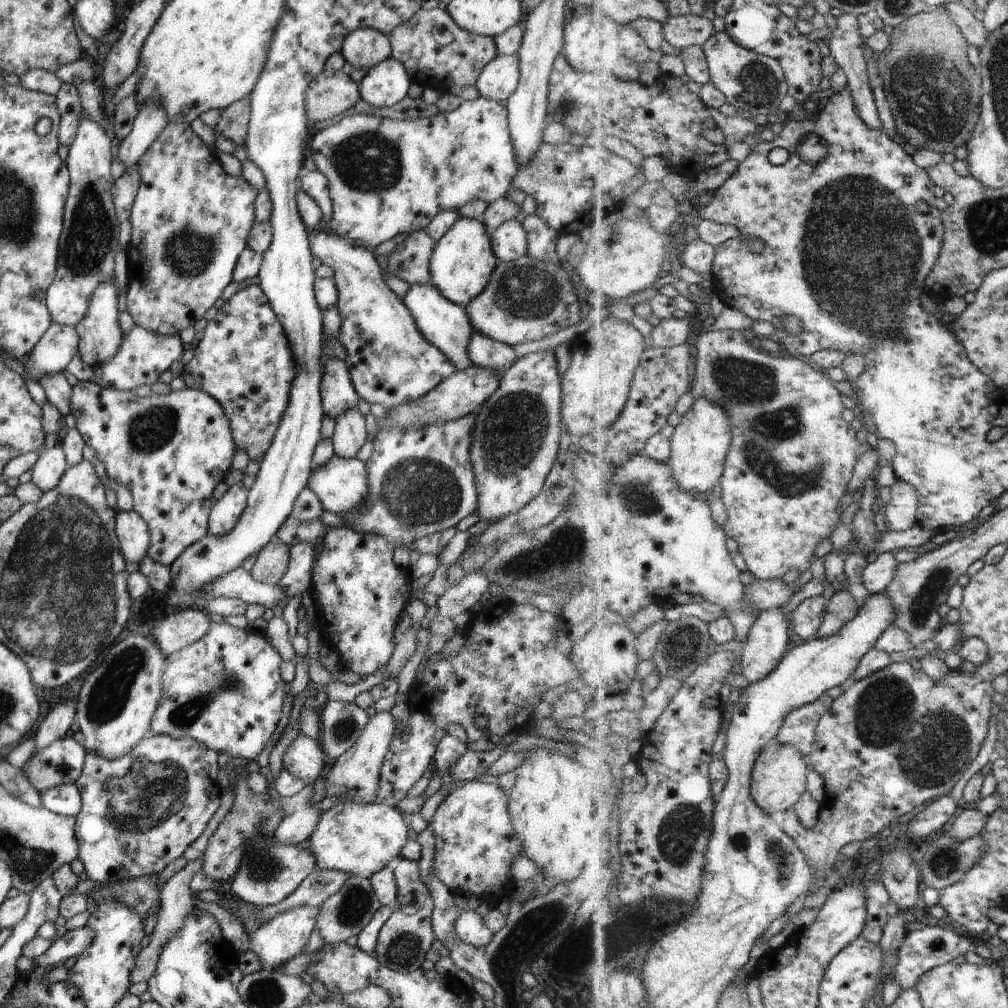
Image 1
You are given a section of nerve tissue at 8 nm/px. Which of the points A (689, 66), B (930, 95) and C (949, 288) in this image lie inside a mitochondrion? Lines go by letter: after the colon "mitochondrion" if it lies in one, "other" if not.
A: other
B: mitochondrion
C: other

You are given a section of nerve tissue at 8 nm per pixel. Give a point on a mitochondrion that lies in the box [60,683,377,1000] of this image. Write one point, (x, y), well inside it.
(146, 791)

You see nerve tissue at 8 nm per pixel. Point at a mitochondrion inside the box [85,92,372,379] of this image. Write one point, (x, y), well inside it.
(189, 251)

